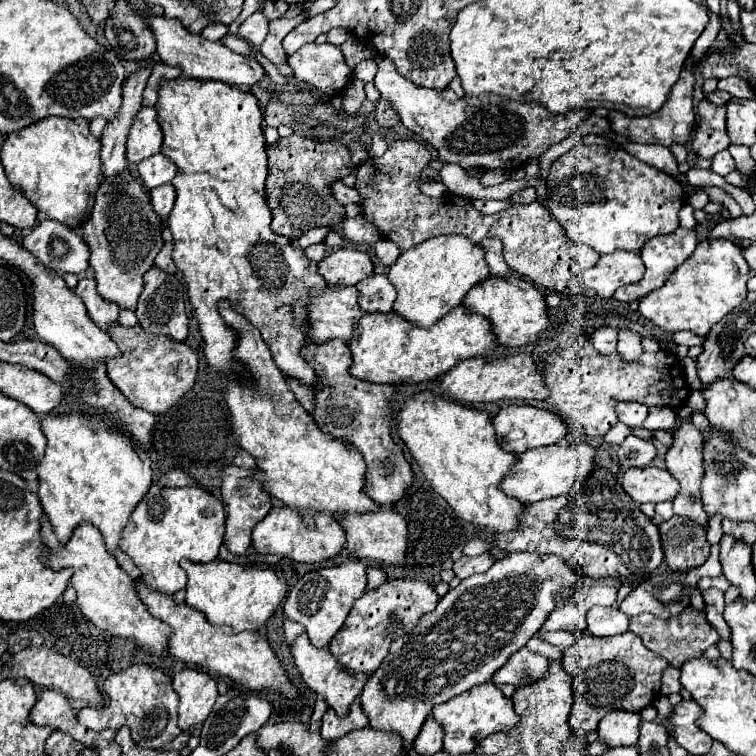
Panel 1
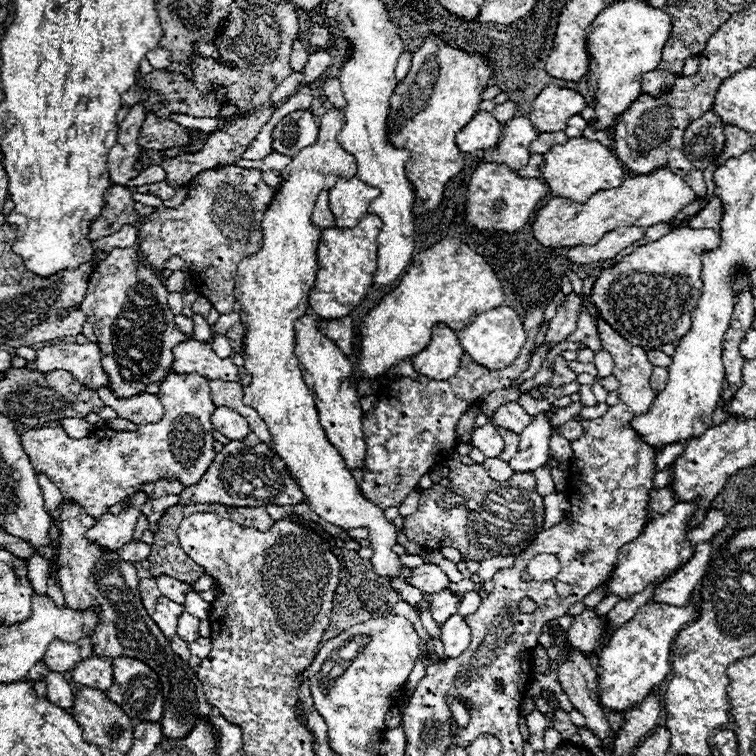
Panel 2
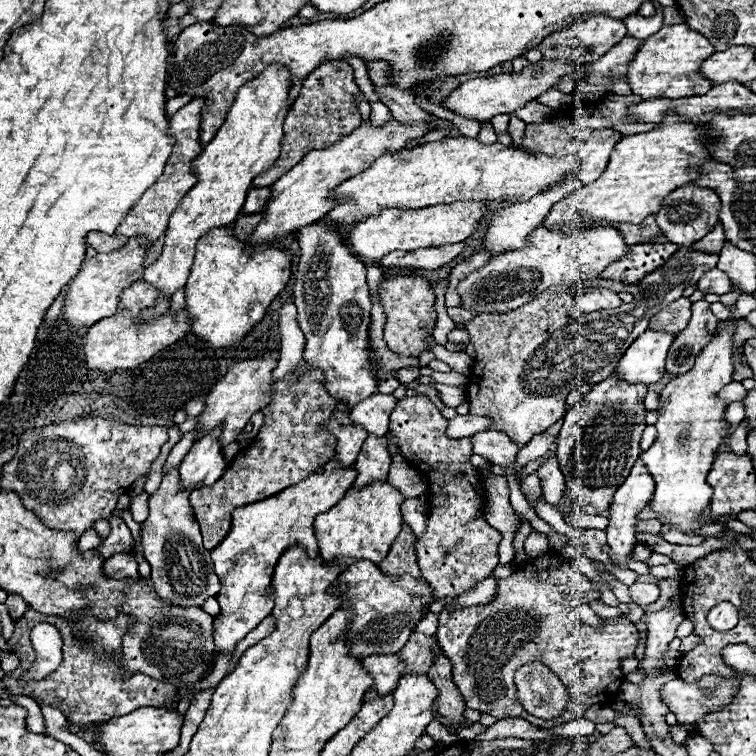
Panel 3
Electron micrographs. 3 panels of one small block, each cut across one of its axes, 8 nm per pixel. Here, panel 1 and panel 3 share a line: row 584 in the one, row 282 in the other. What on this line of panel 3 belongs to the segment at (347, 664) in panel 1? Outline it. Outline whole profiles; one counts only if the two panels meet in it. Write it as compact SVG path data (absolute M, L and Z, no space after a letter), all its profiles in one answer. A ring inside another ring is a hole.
M384 276L376 296L382 302L386 314L386 324L384 324L386 346L396 354L412 358L420 358L420 354L430 352L428 334L434 330L436 324L432 284L422 276Z

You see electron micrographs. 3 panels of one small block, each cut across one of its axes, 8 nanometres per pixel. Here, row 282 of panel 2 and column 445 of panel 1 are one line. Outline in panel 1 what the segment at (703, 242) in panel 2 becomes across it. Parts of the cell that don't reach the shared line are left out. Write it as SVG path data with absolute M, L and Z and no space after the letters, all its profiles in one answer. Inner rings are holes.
M512 552L506 558L496 560L486 572L462 580L456 588L448 590L448 594L438 600L436 610L418 620L410 634L394 640L388 648L386 660L382 660L378 670L368 674L360 702L364 714L370 720L370 726L374 730L398 732L406 742L406 748L412 750L414 738L430 714L430 708L440 702L448 702L472 686L488 682L494 672L506 664L516 650L526 646L526 642L540 630L548 614L556 608L554 592L576 582L578 574L566 566L562 558L532 552Z

